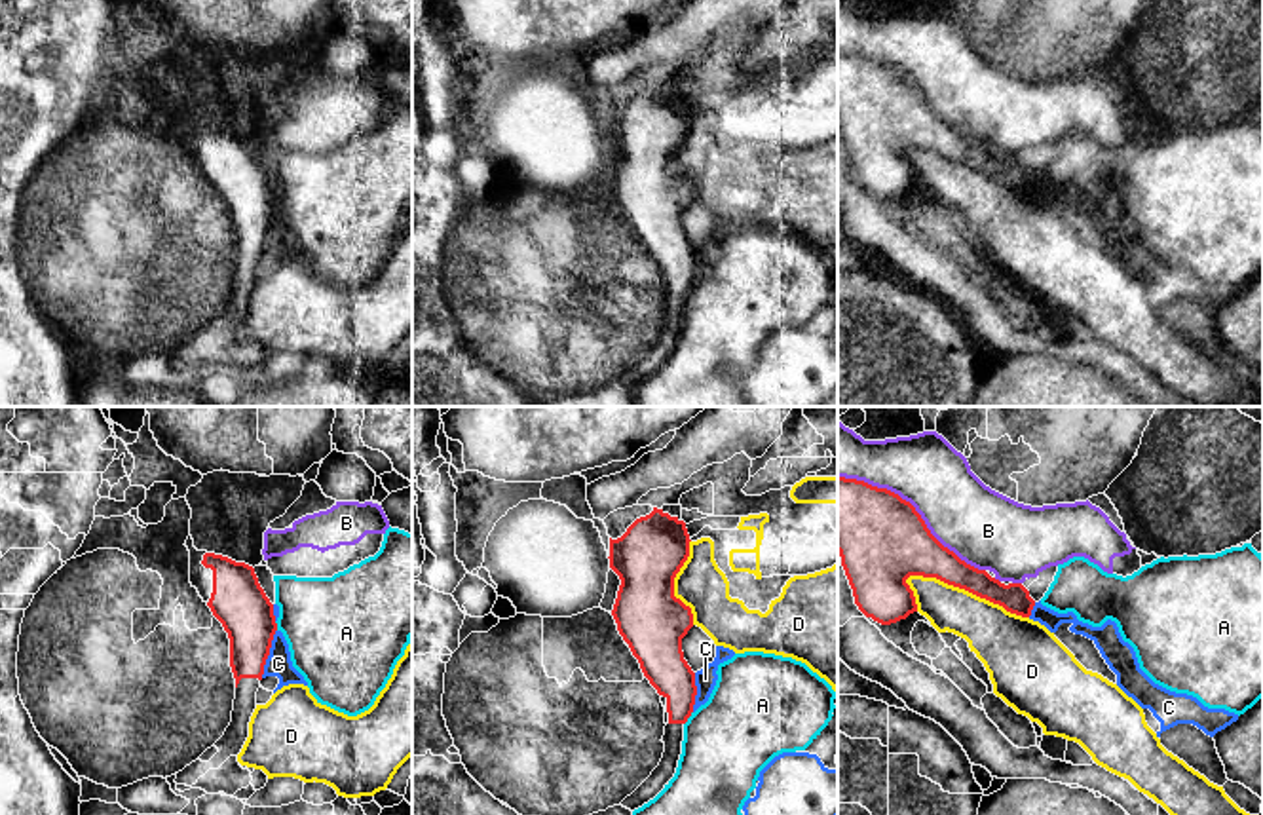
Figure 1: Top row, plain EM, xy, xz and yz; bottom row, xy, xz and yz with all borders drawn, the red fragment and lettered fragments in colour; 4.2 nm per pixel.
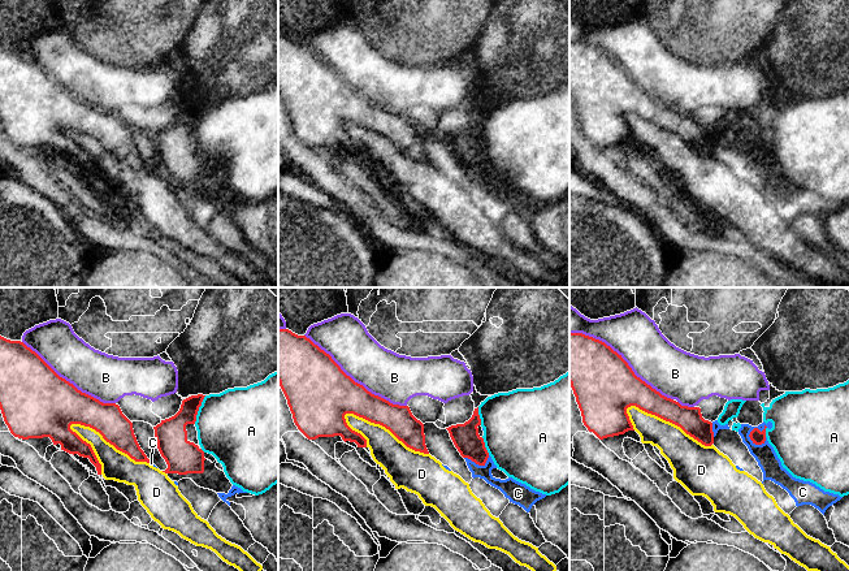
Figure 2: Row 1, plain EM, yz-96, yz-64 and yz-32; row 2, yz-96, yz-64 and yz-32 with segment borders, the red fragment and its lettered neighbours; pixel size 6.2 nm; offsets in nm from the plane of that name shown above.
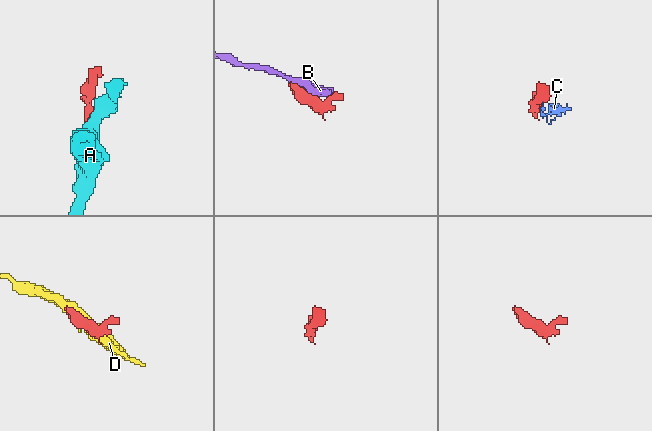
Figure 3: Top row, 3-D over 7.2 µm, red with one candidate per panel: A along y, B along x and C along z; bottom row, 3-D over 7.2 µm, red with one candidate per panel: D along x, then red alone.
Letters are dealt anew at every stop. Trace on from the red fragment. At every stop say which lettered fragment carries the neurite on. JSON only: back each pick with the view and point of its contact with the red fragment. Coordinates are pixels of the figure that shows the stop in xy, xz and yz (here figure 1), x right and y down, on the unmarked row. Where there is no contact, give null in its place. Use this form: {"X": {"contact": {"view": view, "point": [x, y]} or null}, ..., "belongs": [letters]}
{"belongs": []}

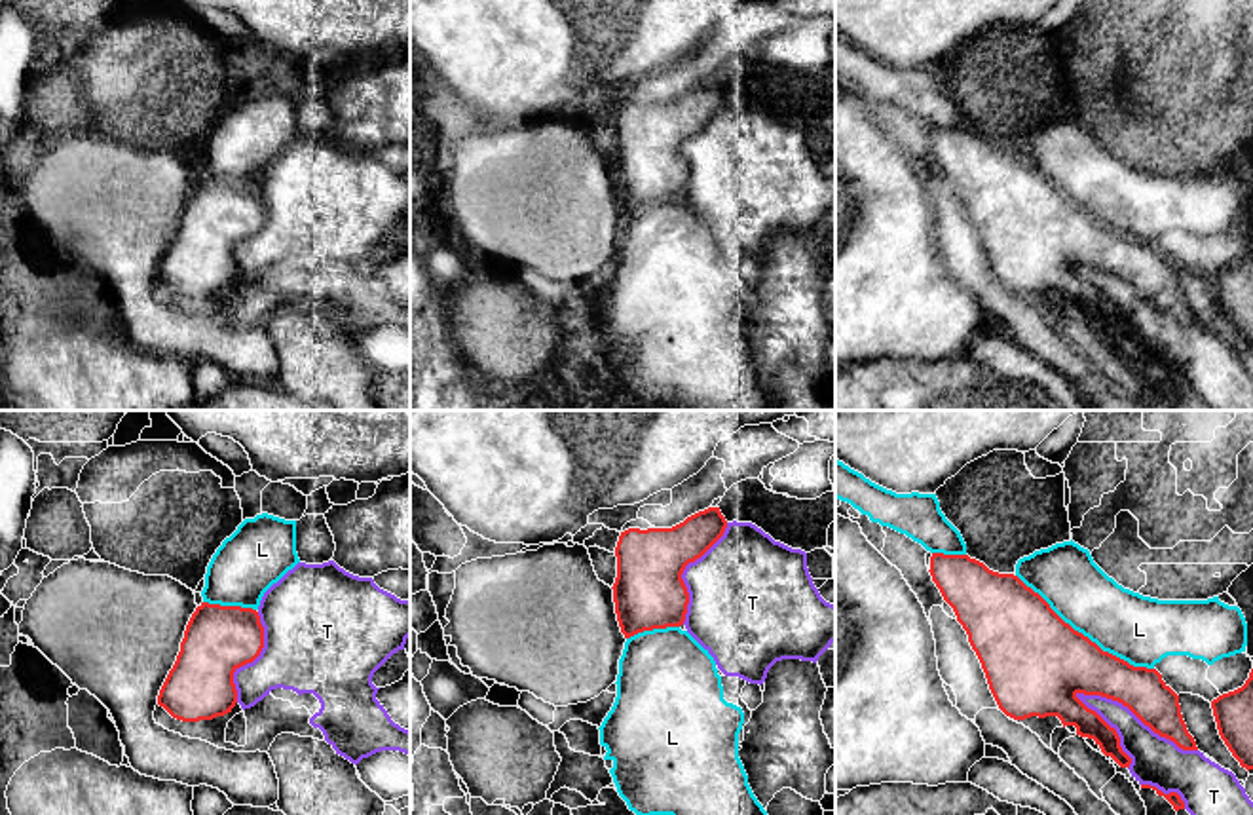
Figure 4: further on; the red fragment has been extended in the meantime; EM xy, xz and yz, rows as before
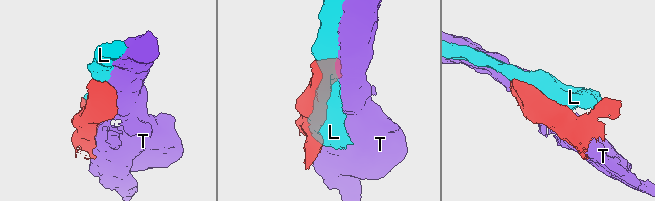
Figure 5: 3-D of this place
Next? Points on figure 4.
{"belongs": []}

